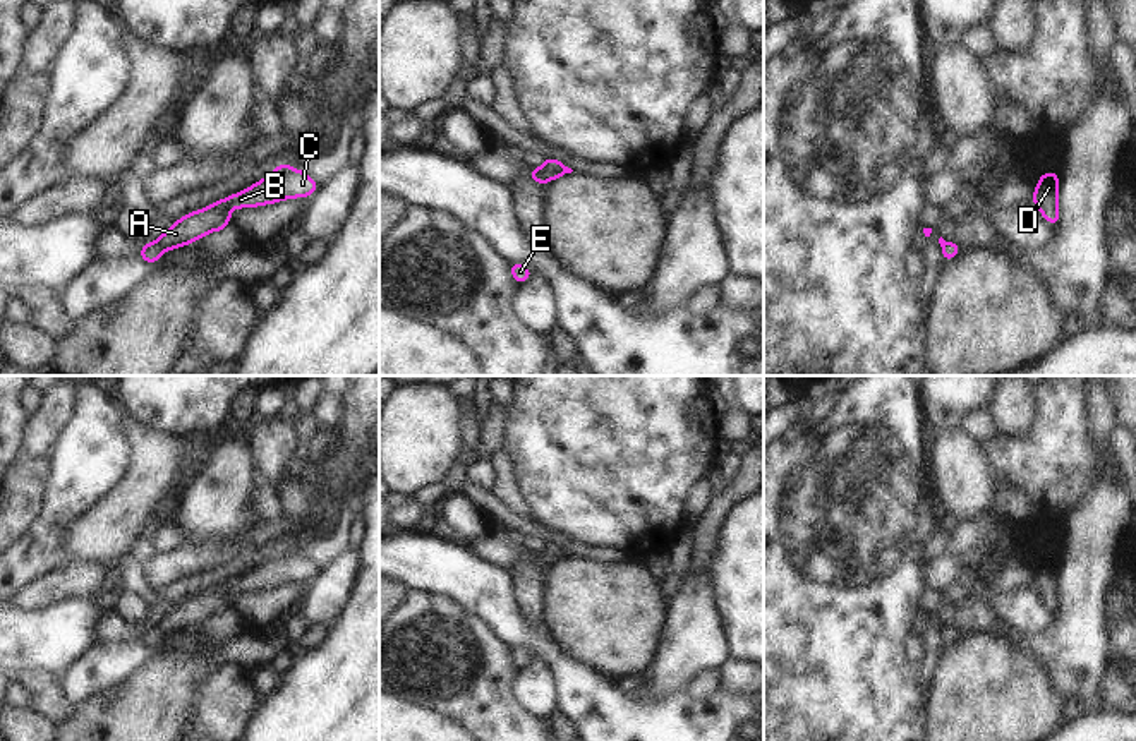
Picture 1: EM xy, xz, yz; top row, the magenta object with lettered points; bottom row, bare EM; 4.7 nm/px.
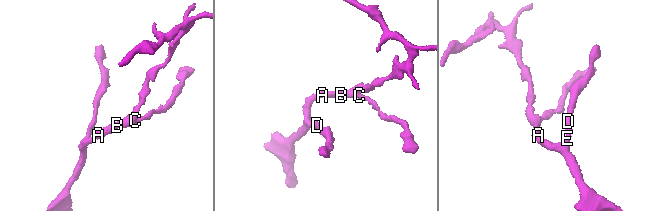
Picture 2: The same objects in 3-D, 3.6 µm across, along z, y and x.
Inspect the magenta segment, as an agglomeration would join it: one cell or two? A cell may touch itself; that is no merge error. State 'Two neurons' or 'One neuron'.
One neuron.

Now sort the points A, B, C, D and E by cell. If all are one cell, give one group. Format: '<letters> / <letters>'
A B C D E

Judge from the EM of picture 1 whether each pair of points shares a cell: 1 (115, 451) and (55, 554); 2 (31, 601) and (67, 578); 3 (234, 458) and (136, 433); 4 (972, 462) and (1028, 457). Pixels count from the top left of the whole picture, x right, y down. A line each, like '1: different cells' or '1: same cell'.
1: same cell
2: same cell
3: different cells
4: different cells

